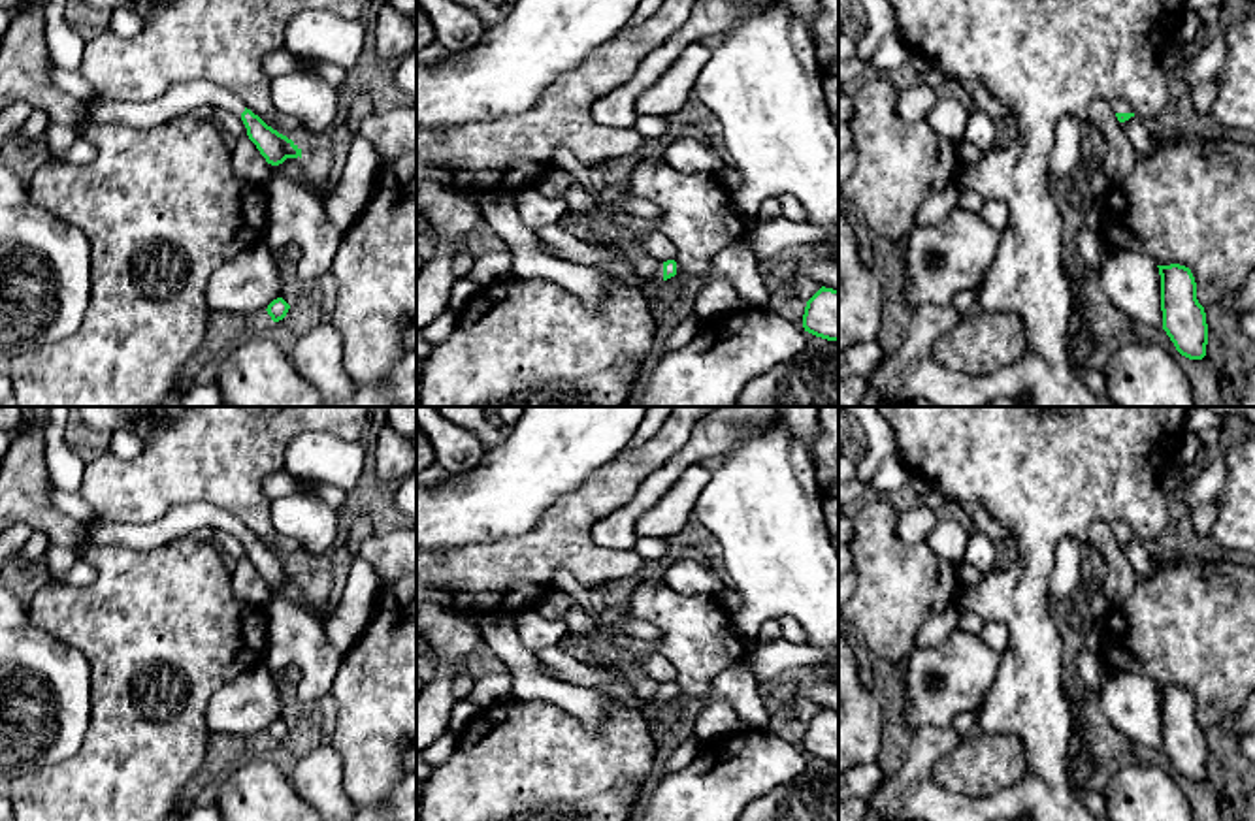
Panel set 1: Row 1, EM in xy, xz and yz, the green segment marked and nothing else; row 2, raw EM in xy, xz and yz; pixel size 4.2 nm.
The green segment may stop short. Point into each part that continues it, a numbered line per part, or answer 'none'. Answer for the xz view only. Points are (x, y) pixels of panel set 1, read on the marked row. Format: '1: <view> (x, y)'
1: xz (632, 277)

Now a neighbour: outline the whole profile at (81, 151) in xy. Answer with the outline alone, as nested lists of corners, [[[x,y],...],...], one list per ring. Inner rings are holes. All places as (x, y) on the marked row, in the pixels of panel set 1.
[[[77,136],[72,147],[62,156],[47,156],[47,166],[83,166],[96,158],[96,147]]]

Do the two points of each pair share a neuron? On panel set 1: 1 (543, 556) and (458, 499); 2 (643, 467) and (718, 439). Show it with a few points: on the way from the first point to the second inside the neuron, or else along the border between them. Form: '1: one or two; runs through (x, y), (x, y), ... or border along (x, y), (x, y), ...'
1: two; border along (547, 507), (528, 531), (470, 545)
2: two; border along (694, 426), (688, 441), (641, 486)

